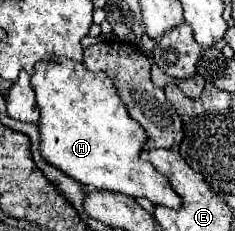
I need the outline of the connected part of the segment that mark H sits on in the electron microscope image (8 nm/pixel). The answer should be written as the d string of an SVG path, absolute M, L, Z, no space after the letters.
M46 60L34 66L30 84L40 110L40 154L48 164L54 164L54 168L84 186L180 208L180 196L172 190L168 178L152 164L140 160L142 144L146 142L144 130L130 118L112 80L104 72L92 74L74 60Z

